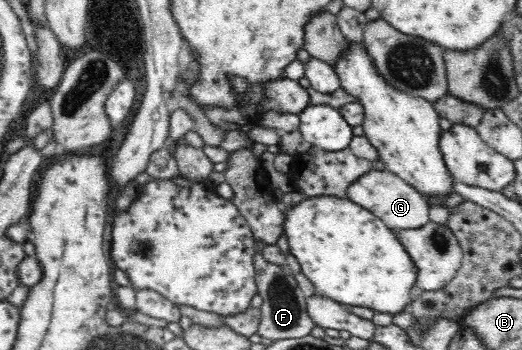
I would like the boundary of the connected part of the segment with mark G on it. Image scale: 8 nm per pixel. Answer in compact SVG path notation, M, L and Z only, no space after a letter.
M373 169L371 172L360 176L349 185L346 198L375 216L379 216L390 229L416 229L430 221L430 207L427 205L426 197L407 181L389 170L378 171Z

